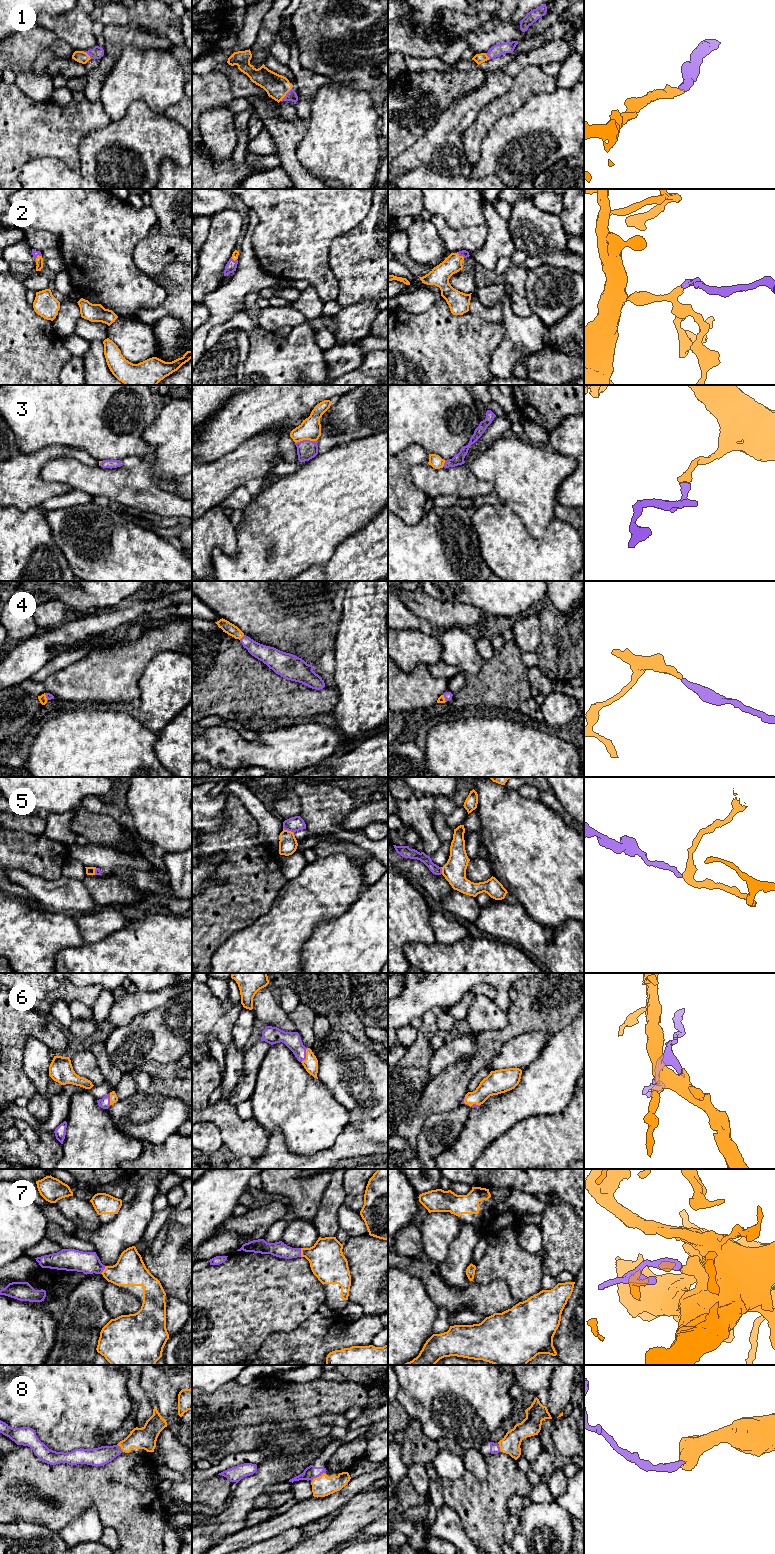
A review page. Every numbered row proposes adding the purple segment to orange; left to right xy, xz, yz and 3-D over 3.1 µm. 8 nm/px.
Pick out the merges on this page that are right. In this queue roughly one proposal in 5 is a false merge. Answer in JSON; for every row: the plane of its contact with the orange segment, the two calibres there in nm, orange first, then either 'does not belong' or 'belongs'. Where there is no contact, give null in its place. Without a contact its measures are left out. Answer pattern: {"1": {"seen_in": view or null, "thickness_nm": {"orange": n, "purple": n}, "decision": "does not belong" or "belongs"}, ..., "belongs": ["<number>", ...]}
{"1": {"seen_in": "xz", "thickness_nm": {"orange": 190, "purple": 80}, "decision": "belongs"}, "2": {"seen_in": "yz", "thickness_nm": {"orange": 160, "purple": 60}, "decision": "belongs"}, "3": {"seen_in": "xz", "thickness_nm": {"orange": 180, "purple": 160}, "decision": "belongs"}, "4": {"seen_in": "xz", "thickness_nm": {"orange": 90, "purple": 140}, "decision": "belongs"}, "5": {"seen_in": "xz", "thickness_nm": {"orange": 150, "purple": 120}, "decision": "does not belong"}, "6": {"seen_in": "xz", "thickness_nm": {"orange": 110, "purple": 140}, "decision": "belongs"}, "7": {"seen_in": "xz", "thickness_nm": {"orange": 280, "purple": 120}, "decision": "belongs"}, "8": {"seen_in": "xy", "thickness_nm": {"orange": 180, "purple": 150}, "decision": "belongs"}, "belongs": ["1", "2", "3", "4", "6", "7", "8"]}

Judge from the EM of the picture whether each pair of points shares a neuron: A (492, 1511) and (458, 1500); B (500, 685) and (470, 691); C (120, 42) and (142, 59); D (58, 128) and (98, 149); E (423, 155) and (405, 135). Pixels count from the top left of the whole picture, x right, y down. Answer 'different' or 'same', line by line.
A: same
B: same
C: different
D: different
E: different

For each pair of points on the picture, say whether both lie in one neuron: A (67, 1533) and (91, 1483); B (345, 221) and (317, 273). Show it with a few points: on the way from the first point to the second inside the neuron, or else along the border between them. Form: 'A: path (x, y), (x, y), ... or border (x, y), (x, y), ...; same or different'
A: border (91, 1506), (88, 1506), (77, 1517), (57, 1531); different
B: path (331, 231), (317, 245), (317, 259); same

